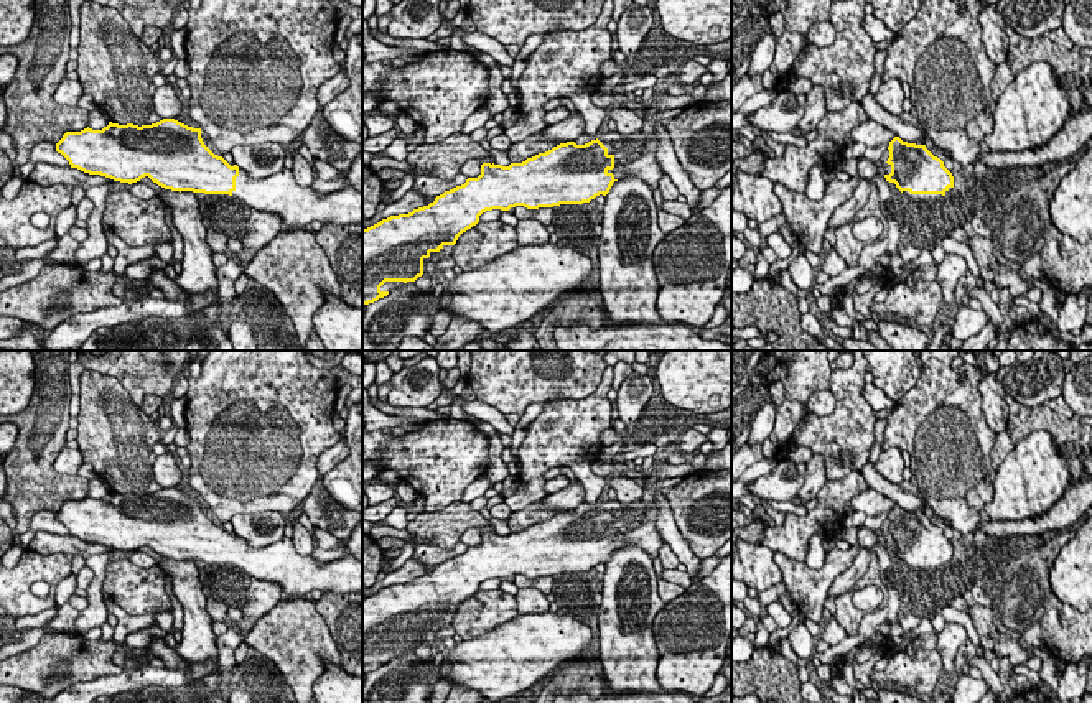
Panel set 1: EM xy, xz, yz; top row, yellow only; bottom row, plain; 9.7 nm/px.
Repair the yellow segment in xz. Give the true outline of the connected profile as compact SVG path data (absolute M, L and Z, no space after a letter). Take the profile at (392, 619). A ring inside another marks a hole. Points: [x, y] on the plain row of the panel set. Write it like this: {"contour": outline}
{"contour": "M608 499L585 514L560 512L522 532L509 535L483 532L478 547L468 547L464 553L445 560L428 575L408 583L390 584L362 598L362 673L374 672L387 665L392 657L400 657L422 644L428 644L435 652L435 645L441 640L436 634L451 624L458 606L476 594L486 580L509 580L516 575L539 578L583 573L600 563L606 565L613 552L626 545L637 545L652 560L659 558L664 540L656 527L656 514L654 499L649 505L644 500L621 504Z"}

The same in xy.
{"contour": "M175 487L142 496L109 491L102 499L66 500L56 520L71 537L120 552L132 553L148 545L171 560L229 563L252 580L277 583L290 596L303 598L313 589L323 594L362 593L362 561L352 555L318 563L311 555L300 555L288 537L254 548L214 524L201 502L201 497Z"}

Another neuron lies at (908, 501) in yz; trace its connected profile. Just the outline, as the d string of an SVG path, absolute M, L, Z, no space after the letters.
M868 459L866 464L860 471L868 484L868 487L878 491L880 494L891 499L896 505L899 505L903 510L924 514L924 500L903 489L899 484L893 484L886 481L876 469L875 464Z

